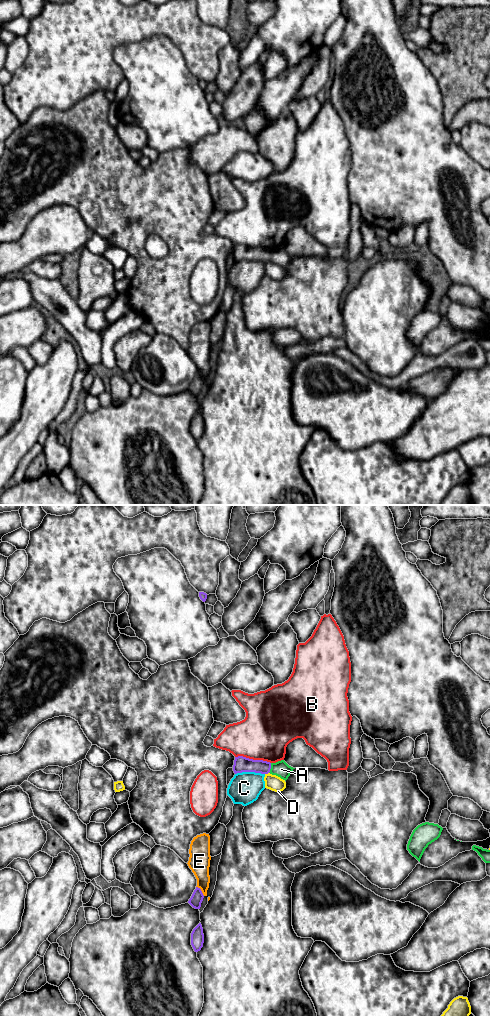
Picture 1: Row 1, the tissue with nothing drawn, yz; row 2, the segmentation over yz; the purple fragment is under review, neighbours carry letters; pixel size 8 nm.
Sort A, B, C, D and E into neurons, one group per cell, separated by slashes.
A / B / C / D / E

